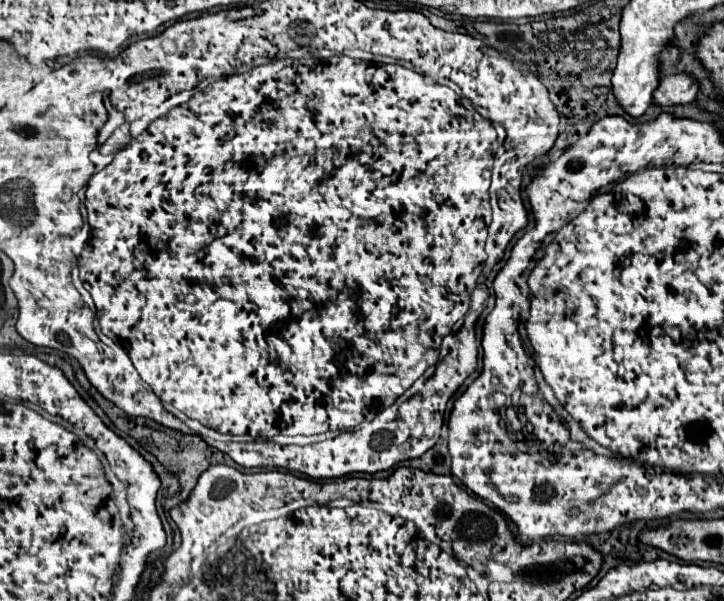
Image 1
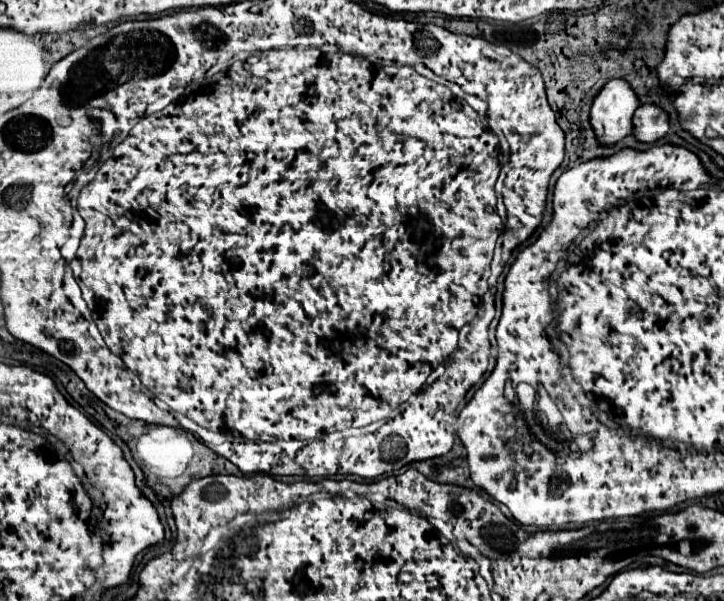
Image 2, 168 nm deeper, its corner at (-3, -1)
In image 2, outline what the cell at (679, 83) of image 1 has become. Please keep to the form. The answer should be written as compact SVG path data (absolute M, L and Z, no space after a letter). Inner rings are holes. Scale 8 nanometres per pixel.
M643 104L633 116L635 138L641 142L655 142L669 130L669 114L659 104Z

